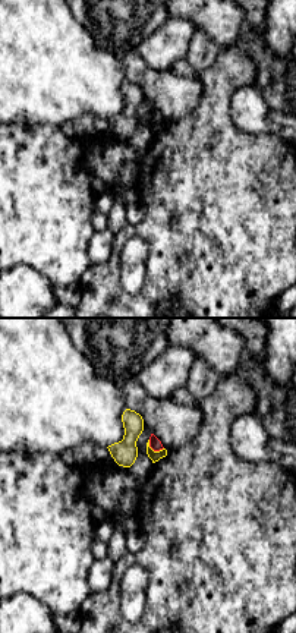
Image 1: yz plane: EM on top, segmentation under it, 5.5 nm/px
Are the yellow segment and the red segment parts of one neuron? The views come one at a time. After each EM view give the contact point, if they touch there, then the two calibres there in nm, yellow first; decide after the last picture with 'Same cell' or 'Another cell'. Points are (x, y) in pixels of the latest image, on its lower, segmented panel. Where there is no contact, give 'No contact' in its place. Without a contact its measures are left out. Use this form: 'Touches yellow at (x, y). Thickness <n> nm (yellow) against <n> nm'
Touches yellow at (153, 450). Thickness 60 nm (yellow) against 70 nm

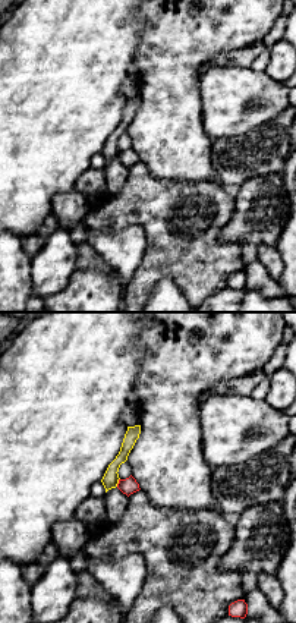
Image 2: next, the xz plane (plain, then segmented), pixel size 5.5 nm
Touches yellow at (117, 483). Thickness 90 nm (yellow) against 90 nm

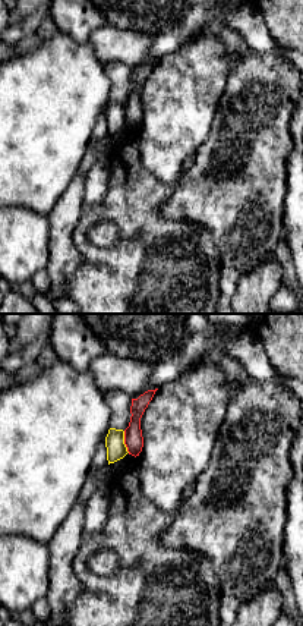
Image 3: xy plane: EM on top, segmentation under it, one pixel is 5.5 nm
Touches yellow at (123, 442). Thickness 110 nm (yellow) against 110 nm

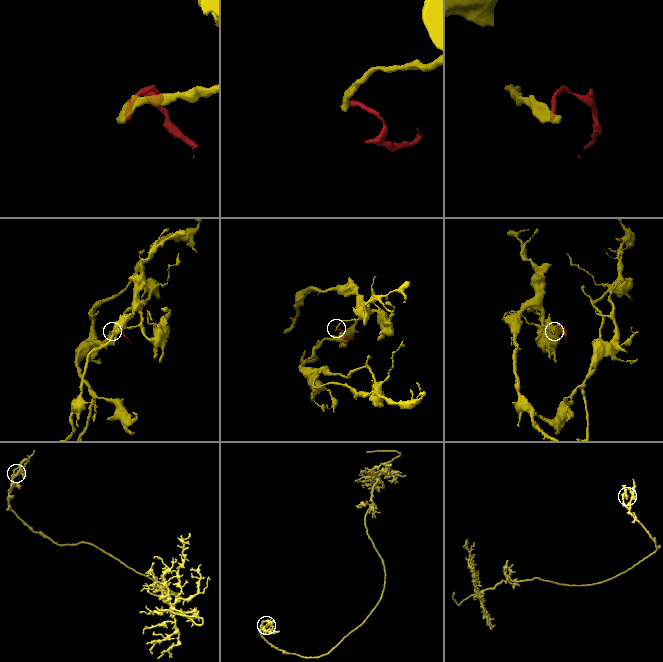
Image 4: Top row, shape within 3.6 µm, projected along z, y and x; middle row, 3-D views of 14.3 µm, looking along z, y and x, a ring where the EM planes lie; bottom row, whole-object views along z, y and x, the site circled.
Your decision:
Another cell

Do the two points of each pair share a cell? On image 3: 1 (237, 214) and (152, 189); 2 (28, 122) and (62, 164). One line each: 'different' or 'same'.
1: different
2: same

